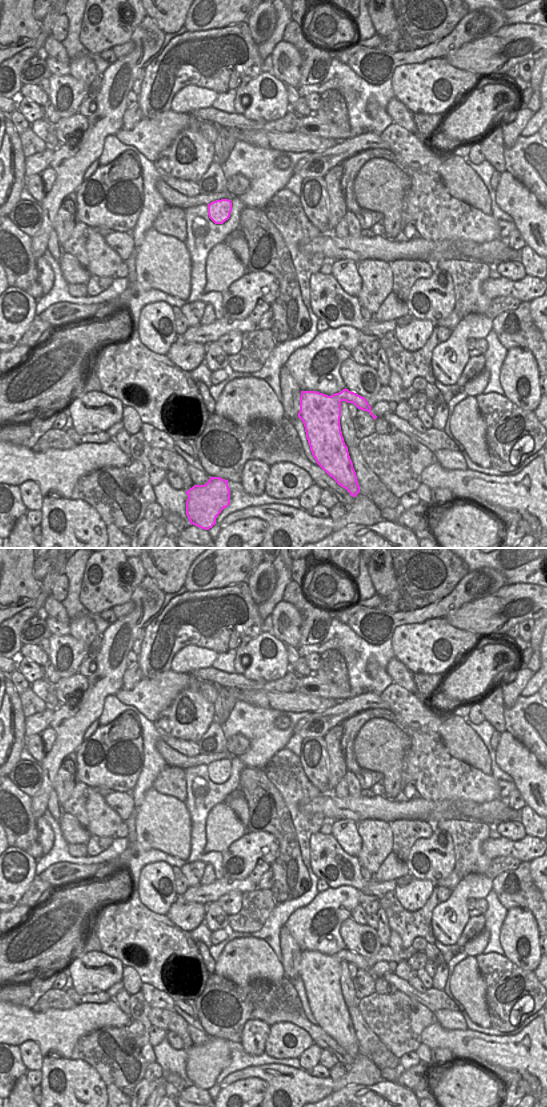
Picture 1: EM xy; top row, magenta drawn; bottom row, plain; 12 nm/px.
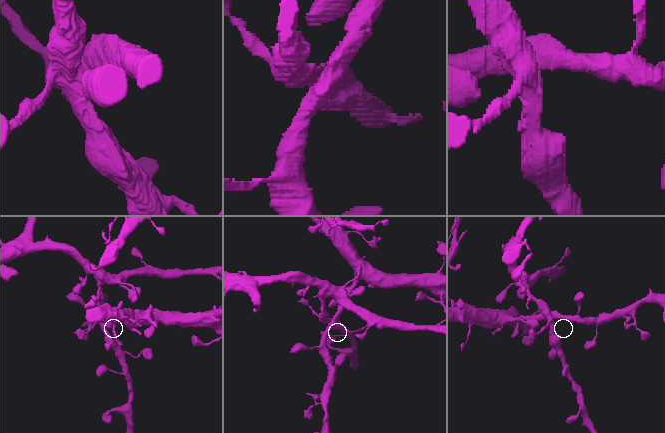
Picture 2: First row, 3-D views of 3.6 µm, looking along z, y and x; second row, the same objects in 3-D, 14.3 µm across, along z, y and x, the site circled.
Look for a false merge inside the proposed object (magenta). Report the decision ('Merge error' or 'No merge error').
No merge error

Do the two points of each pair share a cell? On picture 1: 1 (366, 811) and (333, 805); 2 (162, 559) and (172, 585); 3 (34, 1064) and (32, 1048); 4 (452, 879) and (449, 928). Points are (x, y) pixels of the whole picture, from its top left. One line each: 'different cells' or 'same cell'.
1: same cell
2: same cell
3: same cell
4: different cells

